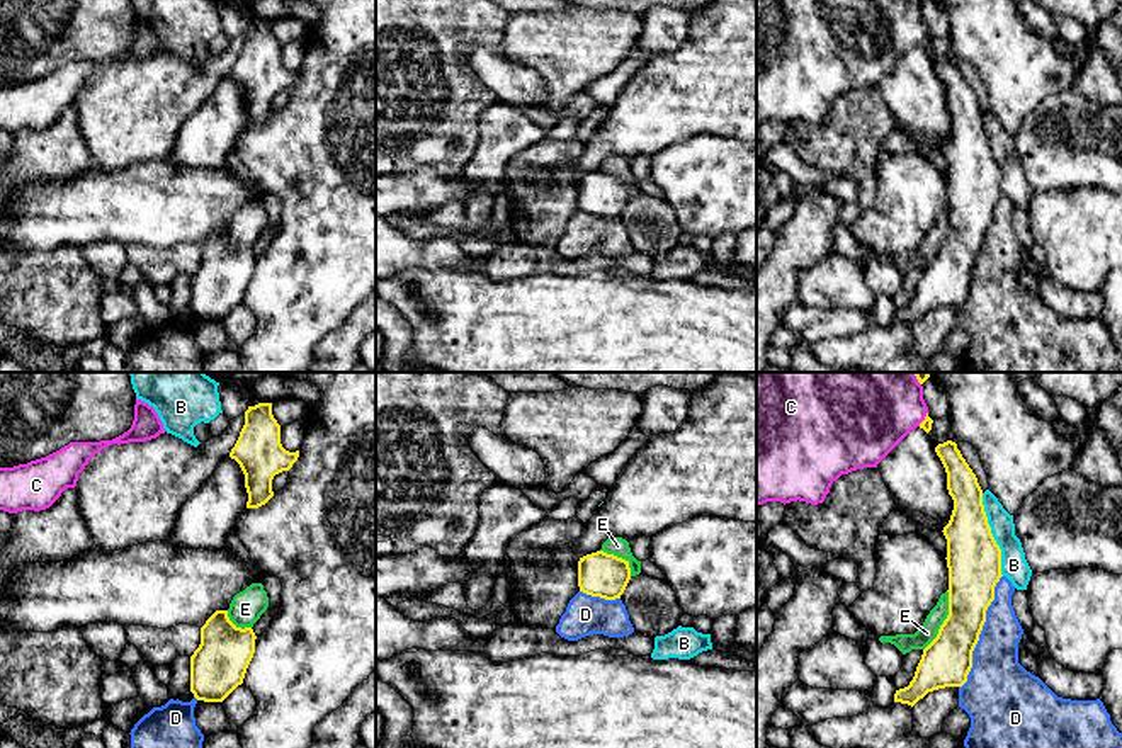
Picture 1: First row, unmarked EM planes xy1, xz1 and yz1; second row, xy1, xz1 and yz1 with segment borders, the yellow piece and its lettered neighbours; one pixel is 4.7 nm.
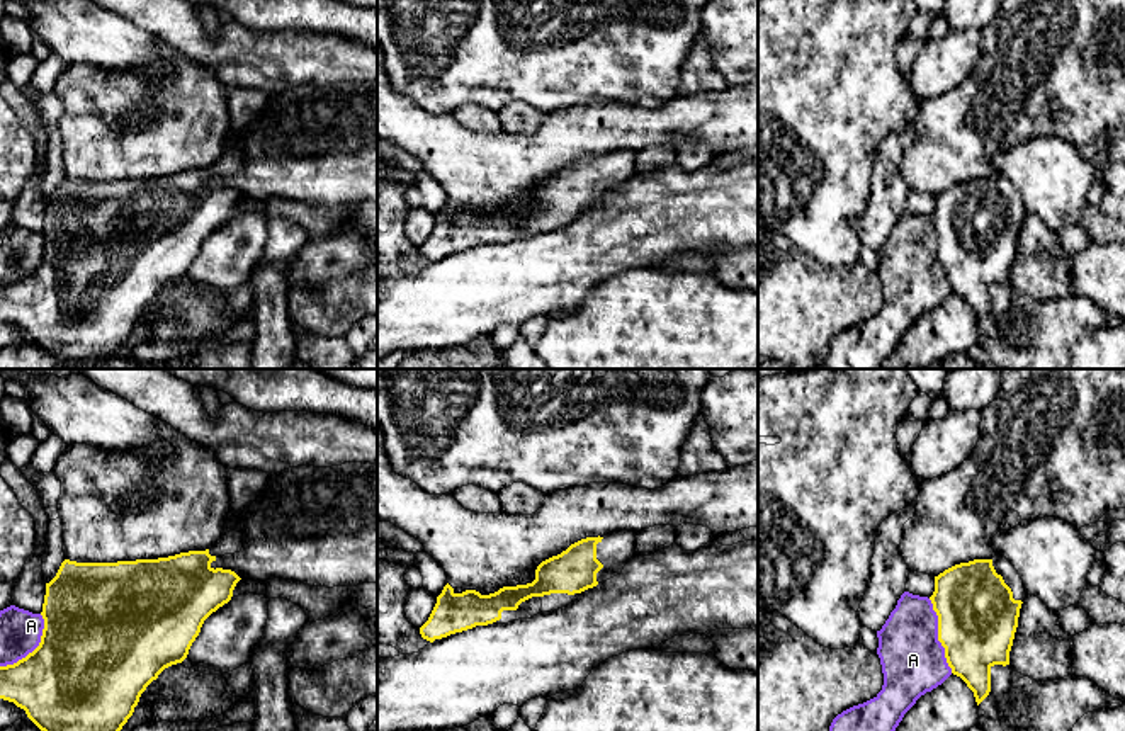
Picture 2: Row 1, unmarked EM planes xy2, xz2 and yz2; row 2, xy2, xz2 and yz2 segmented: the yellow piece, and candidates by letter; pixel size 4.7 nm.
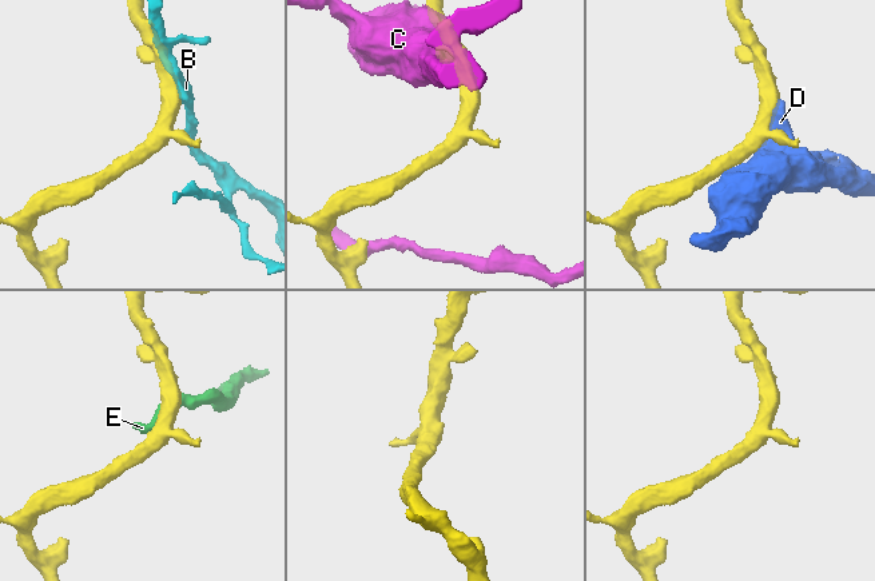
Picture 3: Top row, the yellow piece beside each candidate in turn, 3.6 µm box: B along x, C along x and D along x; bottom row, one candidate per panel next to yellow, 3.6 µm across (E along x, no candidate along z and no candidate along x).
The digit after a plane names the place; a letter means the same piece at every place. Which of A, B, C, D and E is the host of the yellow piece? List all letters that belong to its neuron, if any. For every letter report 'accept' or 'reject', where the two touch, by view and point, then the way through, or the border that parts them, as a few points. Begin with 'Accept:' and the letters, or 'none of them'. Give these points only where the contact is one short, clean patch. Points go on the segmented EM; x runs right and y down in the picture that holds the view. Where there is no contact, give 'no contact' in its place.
Accept: none of them
A: reject; meets yellow in yz2 at (938, 636)
B: reject; meets yellow in yz1 at (991, 534)
C: reject; meets yellow in yz1 at (925, 419)
D: reject; meets yellow in yz1 at (981, 629)
E: reject; meets yellow in yz1 at (944, 621)

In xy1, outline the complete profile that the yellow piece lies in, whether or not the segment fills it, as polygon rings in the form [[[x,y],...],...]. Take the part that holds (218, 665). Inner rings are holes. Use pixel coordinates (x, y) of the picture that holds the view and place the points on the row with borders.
[[[216,610],[201,627],[201,644],[190,656],[190,692],[197,700],[223,702],[243,683],[255,653],[252,627],[236,627],[228,610]]]

